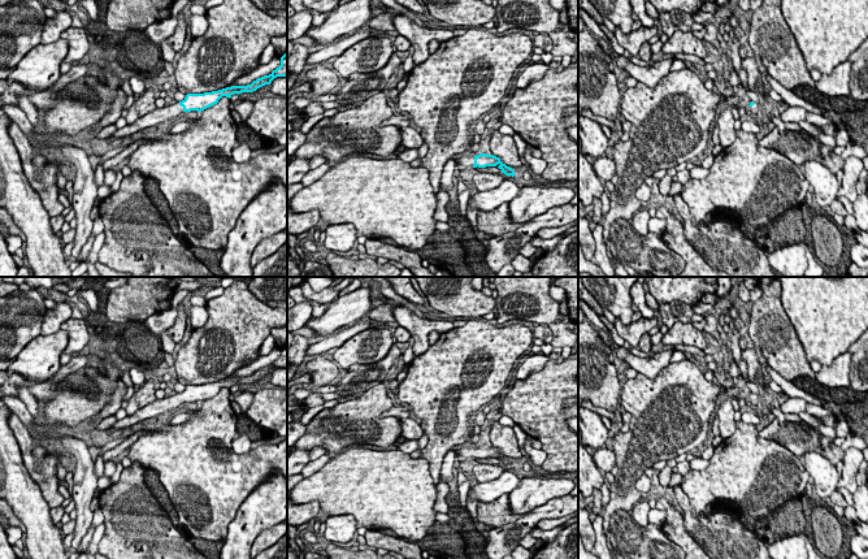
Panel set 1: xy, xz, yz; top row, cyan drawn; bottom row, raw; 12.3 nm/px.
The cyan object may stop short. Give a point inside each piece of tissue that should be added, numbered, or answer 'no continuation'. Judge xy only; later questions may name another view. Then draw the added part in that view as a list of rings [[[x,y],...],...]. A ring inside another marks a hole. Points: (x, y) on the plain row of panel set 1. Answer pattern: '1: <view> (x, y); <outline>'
1: xy (169, 403); [[[174,393],[170,396],[165,396],[164,399],[157,399],[147,404],[131,416],[126,416],[125,419],[117,420],[112,429],[127,432],[133,425],[138,425],[139,422],[147,419],[157,417],[165,412],[170,412],[178,408],[182,403],[183,398],[179,396],[179,393]]]

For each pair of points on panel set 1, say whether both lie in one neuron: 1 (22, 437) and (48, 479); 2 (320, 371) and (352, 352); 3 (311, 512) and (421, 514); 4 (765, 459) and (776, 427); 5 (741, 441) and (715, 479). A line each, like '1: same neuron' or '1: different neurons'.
1: same neuron
2: different neurons
3: different neurons
4: different neurons
5: same neuron

